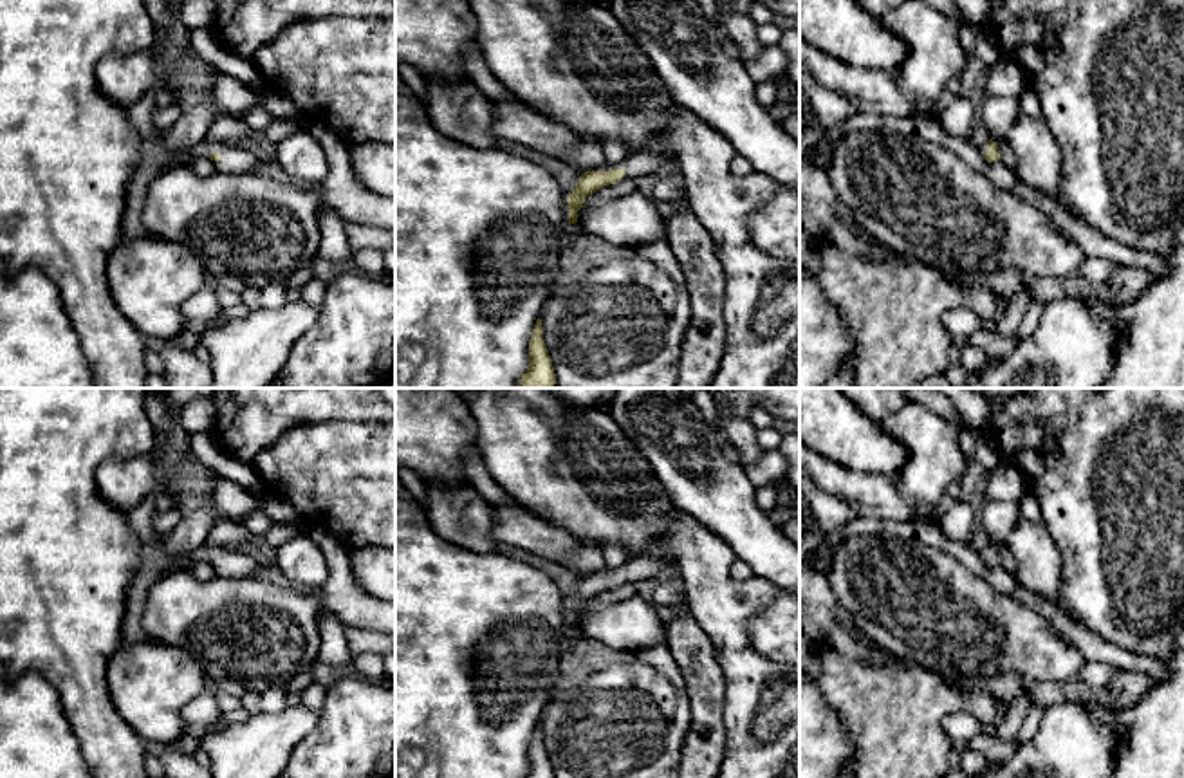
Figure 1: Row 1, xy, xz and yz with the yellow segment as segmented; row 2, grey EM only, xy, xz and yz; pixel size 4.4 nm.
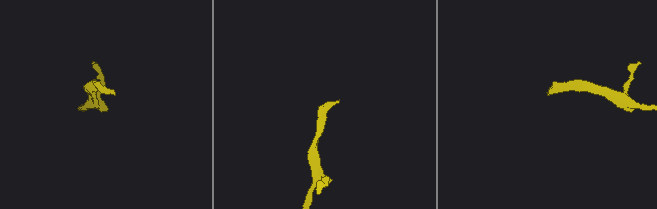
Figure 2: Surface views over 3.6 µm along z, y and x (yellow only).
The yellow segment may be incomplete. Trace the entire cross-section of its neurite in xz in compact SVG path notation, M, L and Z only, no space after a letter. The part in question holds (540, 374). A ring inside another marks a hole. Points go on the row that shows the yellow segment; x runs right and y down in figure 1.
M538 318L529 339L529 368L522 375L518 388L554 388L554 384L556 374L545 347L541 320Z

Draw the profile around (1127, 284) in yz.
M1117 264L1110 280L1094 289L1094 292L1112 307L1124 307L1133 303L1152 280L1153 278L1146 269Z

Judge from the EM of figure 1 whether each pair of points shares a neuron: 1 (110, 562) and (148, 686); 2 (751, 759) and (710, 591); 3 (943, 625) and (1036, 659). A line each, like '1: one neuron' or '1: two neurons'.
1: two neurons
2: one neuron
3: one neuron

